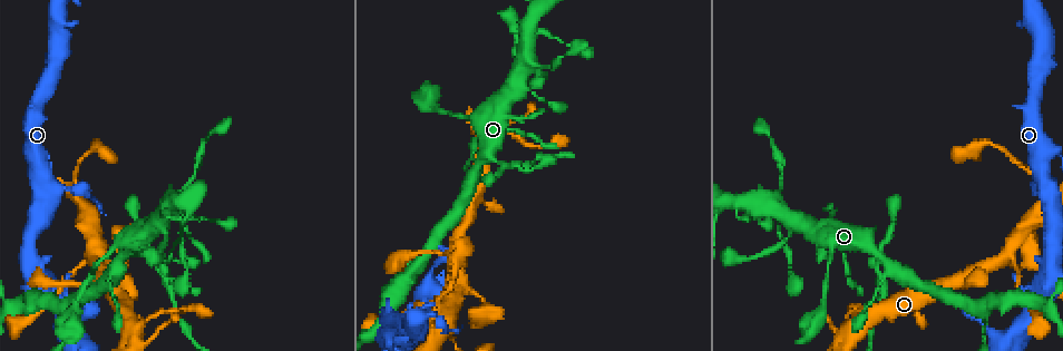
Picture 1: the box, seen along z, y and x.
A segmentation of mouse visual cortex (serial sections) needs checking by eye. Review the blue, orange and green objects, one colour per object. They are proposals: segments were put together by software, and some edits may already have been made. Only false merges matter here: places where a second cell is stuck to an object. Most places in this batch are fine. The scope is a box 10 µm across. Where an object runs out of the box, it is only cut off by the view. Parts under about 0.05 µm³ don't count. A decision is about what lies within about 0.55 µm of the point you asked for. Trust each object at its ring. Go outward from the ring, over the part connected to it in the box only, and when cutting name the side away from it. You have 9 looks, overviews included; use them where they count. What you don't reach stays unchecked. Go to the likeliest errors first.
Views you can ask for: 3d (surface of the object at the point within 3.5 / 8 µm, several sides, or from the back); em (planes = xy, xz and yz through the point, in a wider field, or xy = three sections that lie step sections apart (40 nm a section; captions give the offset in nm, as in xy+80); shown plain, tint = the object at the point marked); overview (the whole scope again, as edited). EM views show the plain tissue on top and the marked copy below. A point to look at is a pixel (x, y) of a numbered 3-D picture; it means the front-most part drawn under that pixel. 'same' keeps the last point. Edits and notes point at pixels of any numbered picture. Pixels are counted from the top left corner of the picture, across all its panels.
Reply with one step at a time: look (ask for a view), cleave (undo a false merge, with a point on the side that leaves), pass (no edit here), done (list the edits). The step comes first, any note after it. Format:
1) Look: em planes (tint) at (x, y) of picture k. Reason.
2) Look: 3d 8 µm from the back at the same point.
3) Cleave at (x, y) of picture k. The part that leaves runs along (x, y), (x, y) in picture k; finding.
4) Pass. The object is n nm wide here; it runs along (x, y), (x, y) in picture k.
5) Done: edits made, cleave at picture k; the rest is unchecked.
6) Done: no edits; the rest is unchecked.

Look: 3d 3.5 µm at (878, 262) of picture 1. Three-way junction.

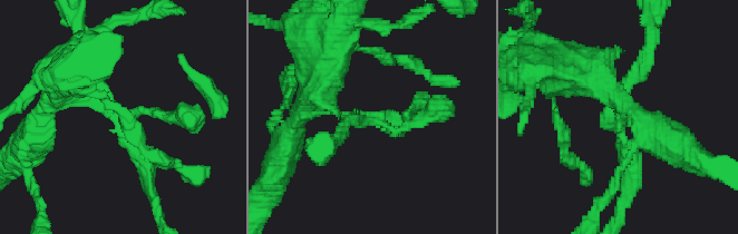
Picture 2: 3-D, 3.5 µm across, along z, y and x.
Look: em xy step 5 (tint) at (369, 119) of picture 2. Need the tissue.

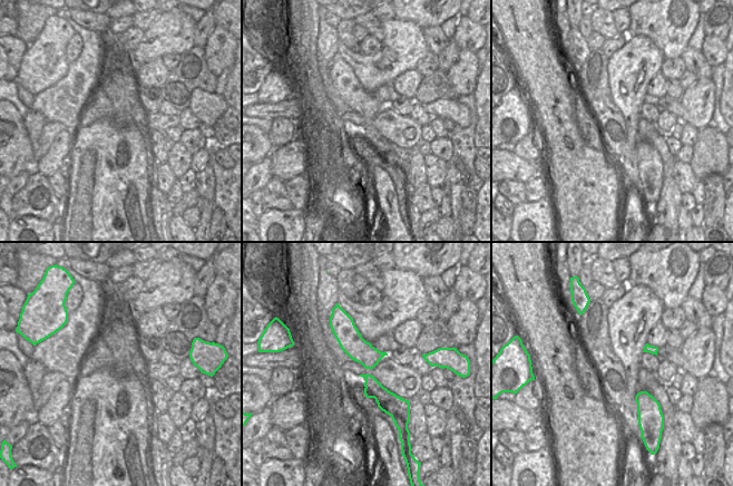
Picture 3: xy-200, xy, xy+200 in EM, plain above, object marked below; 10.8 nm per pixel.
Cleave at (637, 159) of picture 2. Two cells meet here.

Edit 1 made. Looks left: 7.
Look: overview.

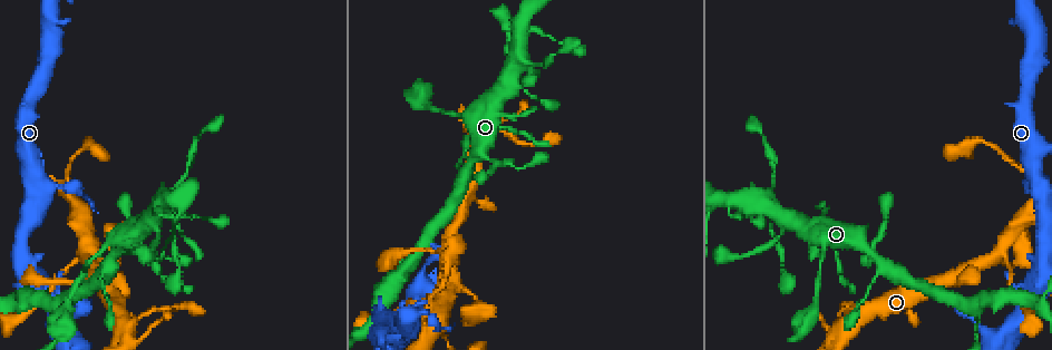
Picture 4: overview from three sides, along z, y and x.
Look: 3d 3.5 µm at (1008, 265) of picture 4. Sudden change in width.

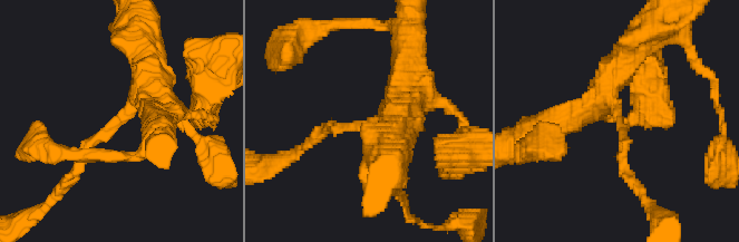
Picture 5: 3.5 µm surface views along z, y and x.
Look: em xy step 3 (tint) at (120, 120) of picture 5. The arms are 150, 350 nm wide.

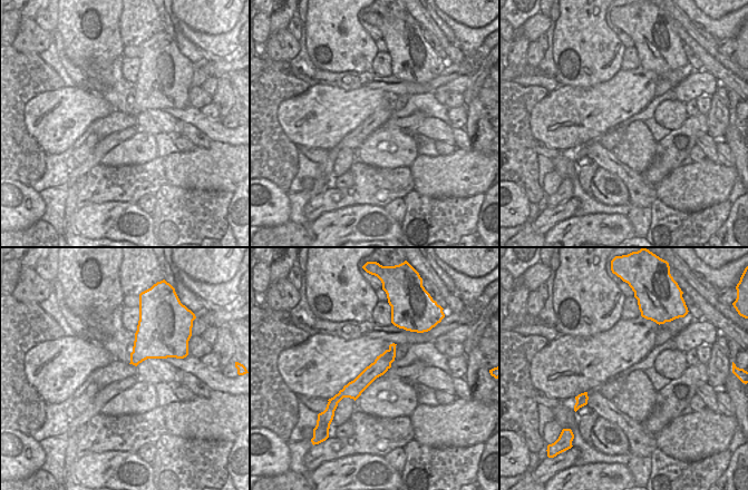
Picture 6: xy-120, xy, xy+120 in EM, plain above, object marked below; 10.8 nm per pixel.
Pass. It runs along (154, 114), (141, 97), (71, 175) in picture 5; all the same cell.

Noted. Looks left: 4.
Look: 3d 8 µm at (765, 205) of picture 4. Four or more arms meet.

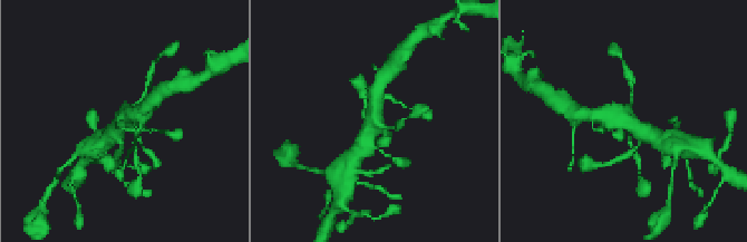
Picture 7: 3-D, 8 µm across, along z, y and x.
Look: 3d 3.5 µm at the same point. Closer look.

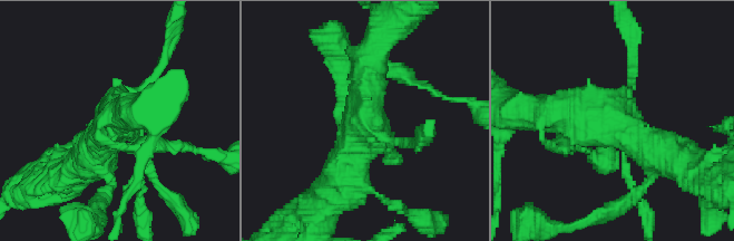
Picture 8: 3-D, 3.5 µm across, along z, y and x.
Look: em xy step 3 (tint) at (616, 123) of picture 8. 4 arms meet here; the arms are 150, 150, 450, 600 nm wide.

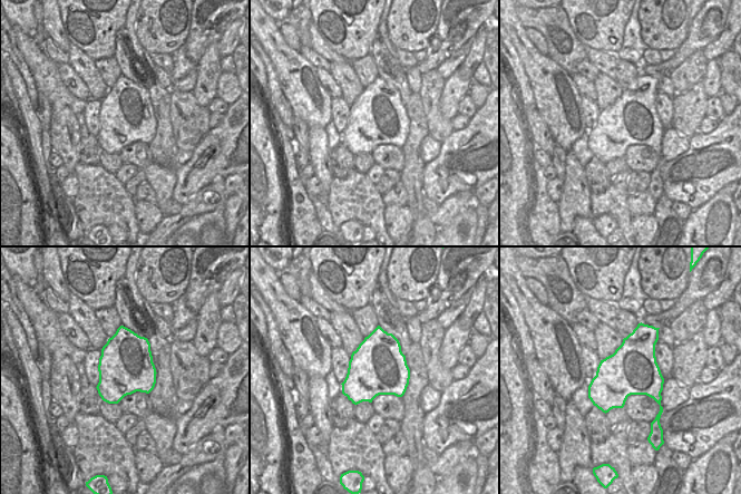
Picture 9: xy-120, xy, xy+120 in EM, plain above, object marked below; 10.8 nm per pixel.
Pass. It runs along (674, 158), (612, 117), (537, 111) in picture 8; continuous, no second cell.

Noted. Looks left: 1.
Done: edits made, cleave at picture 2; the rest is unchecked.

